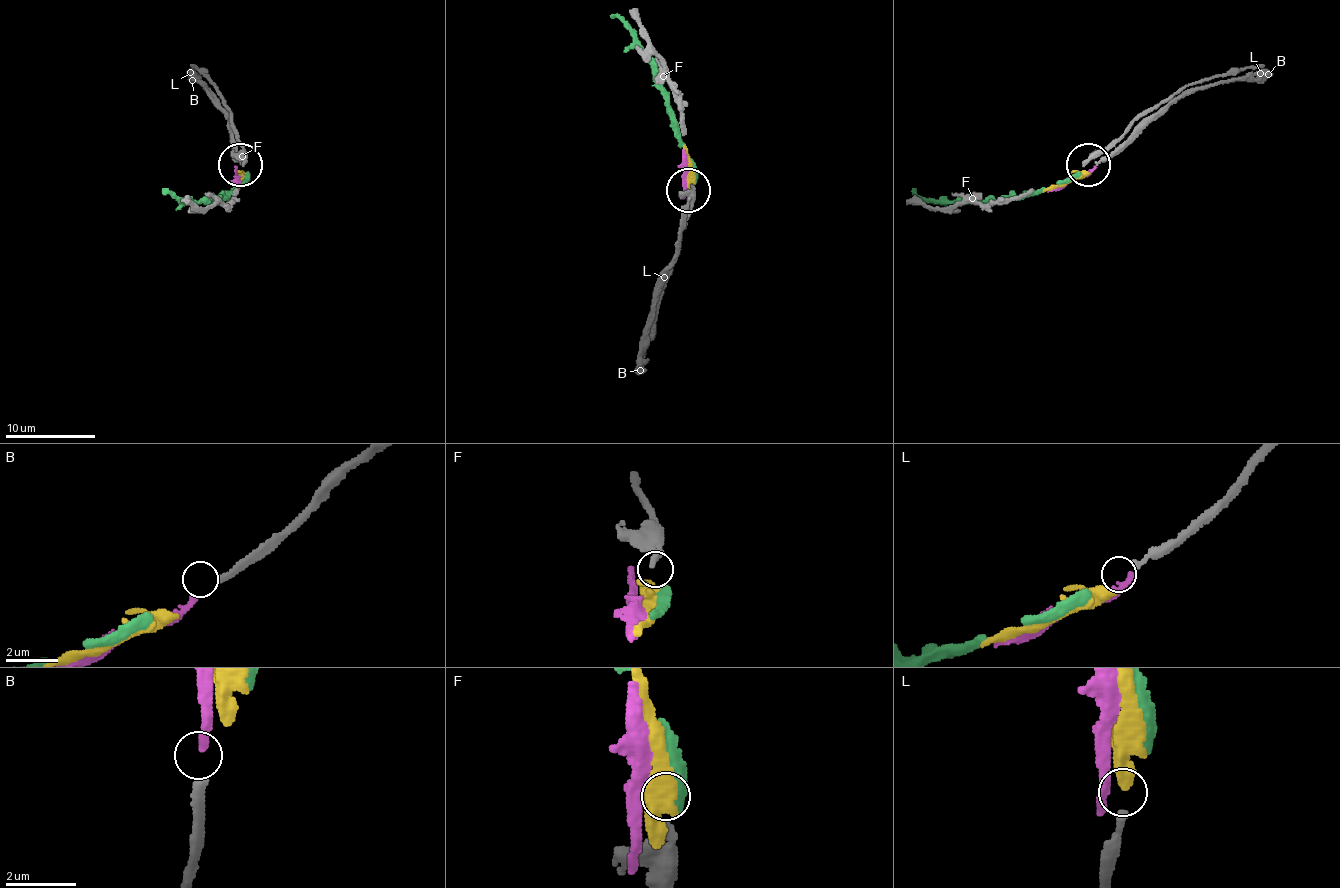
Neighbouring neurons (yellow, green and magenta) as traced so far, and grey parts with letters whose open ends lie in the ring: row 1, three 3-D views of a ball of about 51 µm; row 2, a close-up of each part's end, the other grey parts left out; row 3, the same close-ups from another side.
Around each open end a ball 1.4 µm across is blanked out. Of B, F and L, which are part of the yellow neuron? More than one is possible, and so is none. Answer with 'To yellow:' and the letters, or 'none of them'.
To yellow: L

